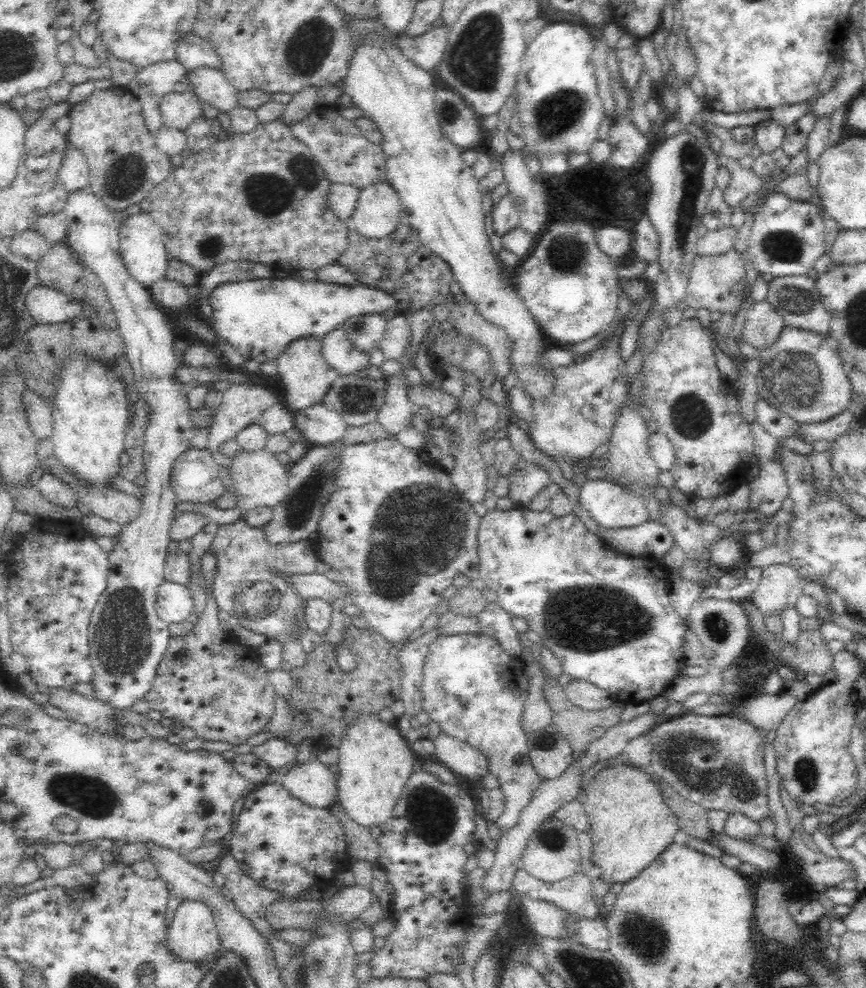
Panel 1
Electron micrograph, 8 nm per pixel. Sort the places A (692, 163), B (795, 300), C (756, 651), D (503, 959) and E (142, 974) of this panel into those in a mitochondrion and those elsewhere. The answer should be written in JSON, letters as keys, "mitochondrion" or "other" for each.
{"A":"mitochondrion","B":"mitochondrion","C":"other","D":"other","E":"mitochondrion"}

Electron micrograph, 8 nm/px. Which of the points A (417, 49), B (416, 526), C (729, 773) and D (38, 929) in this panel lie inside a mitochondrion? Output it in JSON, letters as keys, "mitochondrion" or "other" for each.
{"A":"other","B":"mitochondrion","C":"mitochondrion","D":"other"}

